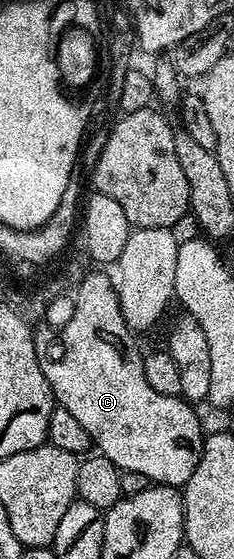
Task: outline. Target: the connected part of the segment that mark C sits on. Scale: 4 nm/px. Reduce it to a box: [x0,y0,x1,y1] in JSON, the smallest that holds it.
[39,271,206,487]

